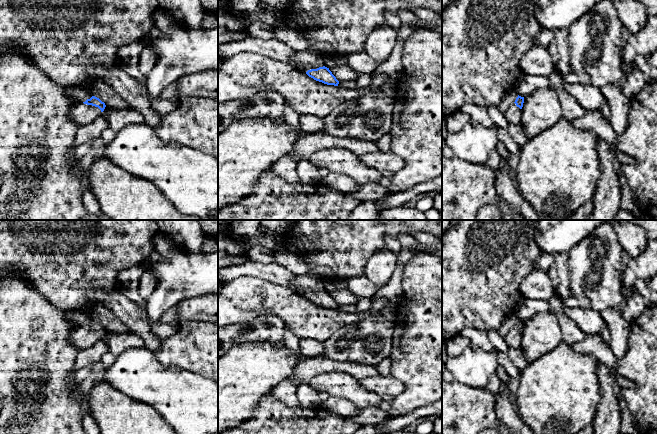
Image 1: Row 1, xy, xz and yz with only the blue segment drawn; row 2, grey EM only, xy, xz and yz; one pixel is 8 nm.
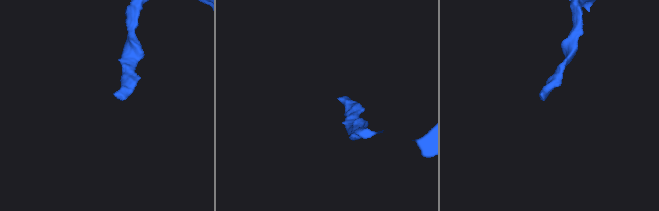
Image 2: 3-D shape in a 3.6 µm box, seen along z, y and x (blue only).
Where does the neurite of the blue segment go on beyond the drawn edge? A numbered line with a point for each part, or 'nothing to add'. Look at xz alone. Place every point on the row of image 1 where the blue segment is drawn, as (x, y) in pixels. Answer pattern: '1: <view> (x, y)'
1: xz (273, 48)

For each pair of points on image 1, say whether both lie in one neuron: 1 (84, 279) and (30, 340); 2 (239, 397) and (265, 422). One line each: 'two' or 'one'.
1: two
2: two

